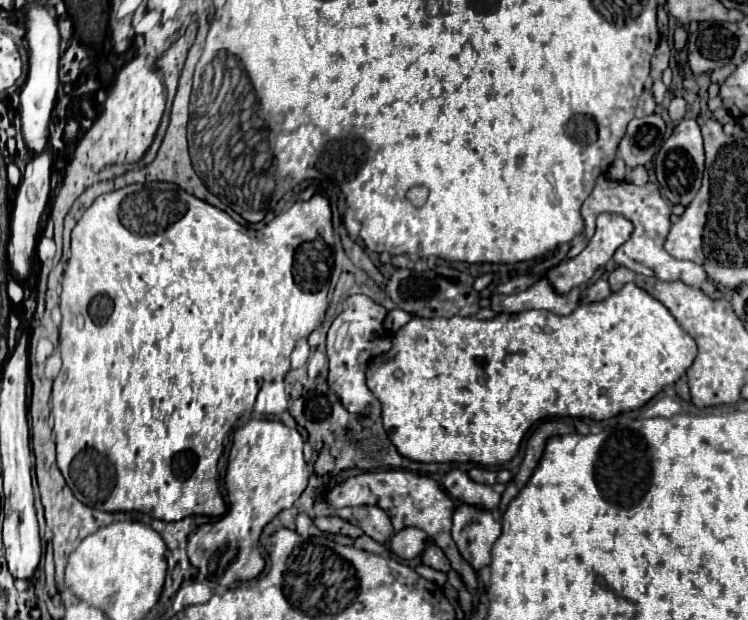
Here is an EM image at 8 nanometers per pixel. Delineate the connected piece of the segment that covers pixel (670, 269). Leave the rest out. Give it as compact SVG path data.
M600 176L592 194L582 204L582 218L586 222L586 230L596 228L596 216L602 212L622 214L624 218L634 222L634 234L614 254L616 264L626 266L644 276L656 276L658 280L664 280L664 282L680 280L688 286L700 286L706 280L706 272L702 270L702 266L694 262L686 262L686 260L676 260L662 248L666 234L670 230L670 206L660 196L660 190L656 184L648 182L642 186L636 186L630 182L614 182L614 180L606 180L604 176Z

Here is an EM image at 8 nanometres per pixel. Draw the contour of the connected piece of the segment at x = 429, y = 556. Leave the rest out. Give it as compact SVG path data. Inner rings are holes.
M430 544L422 552L422 564L430 566L434 570L440 570L440 572L450 572L450 562L448 562L448 558L444 556L444 552L436 544Z

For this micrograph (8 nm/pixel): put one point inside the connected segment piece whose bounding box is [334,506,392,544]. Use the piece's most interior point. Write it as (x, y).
(374, 521)

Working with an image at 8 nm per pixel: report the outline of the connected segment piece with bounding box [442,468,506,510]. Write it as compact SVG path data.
M452 468L446 476L444 476L444 488L446 492L458 500L458 502L466 502L472 506L480 506L486 510L494 510L500 502L500 496L506 488L506 484L496 484L496 486L487 486L474 482L466 472Z

